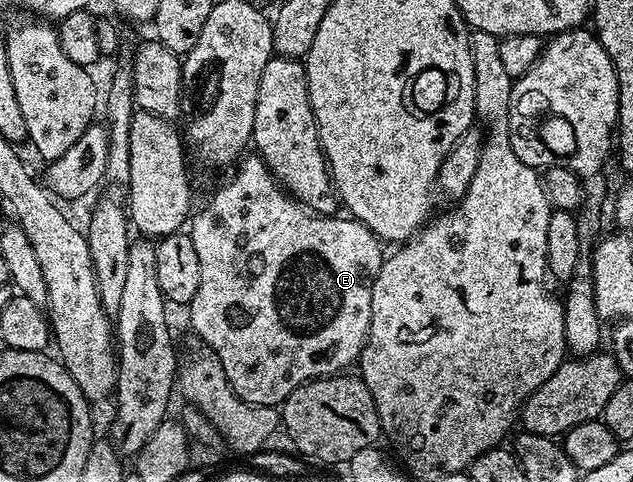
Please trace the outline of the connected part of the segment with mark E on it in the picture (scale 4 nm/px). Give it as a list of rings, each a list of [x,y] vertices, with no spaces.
[[[249,154],[236,165],[233,177],[214,194],[209,200],[209,209],[192,217],[187,231],[191,242],[195,242],[195,254],[199,254],[199,290],[195,290],[195,298],[187,305],[189,324],[197,331],[202,345],[210,348],[219,358],[223,366],[223,374],[227,374],[227,382],[231,382],[231,390],[243,398],[248,404],[258,404],[268,408],[284,405],[285,400],[296,388],[308,384],[311,380],[321,380],[325,376],[335,376],[358,363],[365,339],[371,326],[371,290],[375,278],[381,269],[383,259],[382,241],[365,224],[355,219],[340,220],[340,215],[322,216],[310,208],[300,204],[288,195],[284,188],[277,183],[271,170],[261,161],[260,155]]]

